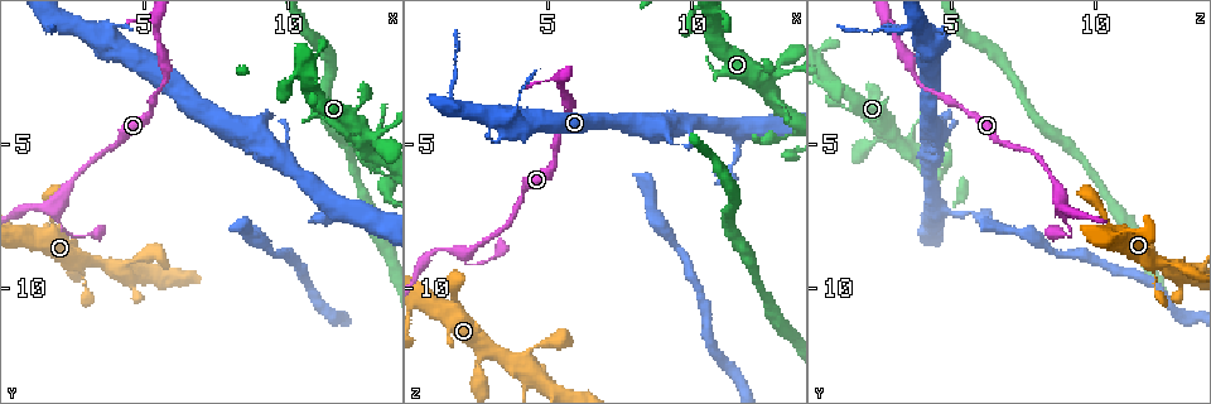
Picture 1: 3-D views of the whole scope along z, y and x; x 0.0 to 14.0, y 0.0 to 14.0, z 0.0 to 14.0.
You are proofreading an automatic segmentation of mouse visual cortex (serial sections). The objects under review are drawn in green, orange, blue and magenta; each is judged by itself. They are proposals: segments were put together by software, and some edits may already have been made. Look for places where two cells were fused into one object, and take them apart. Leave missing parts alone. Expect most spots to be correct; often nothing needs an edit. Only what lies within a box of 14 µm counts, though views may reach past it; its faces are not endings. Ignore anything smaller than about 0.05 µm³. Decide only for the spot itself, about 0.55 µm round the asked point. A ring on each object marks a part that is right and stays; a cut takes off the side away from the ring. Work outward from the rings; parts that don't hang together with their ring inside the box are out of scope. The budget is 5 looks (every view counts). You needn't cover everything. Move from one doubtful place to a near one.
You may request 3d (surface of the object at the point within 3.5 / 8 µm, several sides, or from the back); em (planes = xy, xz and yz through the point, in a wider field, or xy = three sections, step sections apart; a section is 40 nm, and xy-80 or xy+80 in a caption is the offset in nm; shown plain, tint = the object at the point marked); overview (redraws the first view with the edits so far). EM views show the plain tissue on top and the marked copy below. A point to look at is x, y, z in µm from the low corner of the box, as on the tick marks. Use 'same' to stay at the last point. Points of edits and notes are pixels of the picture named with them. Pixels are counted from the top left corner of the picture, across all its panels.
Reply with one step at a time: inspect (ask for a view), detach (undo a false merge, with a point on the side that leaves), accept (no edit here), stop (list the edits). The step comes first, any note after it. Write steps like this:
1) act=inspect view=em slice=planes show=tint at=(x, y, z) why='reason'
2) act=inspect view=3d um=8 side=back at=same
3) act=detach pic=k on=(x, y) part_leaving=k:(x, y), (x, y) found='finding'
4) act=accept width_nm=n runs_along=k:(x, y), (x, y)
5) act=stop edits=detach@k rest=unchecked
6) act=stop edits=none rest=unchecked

act=inspect view=3d um=8 side=back at=(12.8, 4.8, 2.8) why='two arms at a narrow angle'

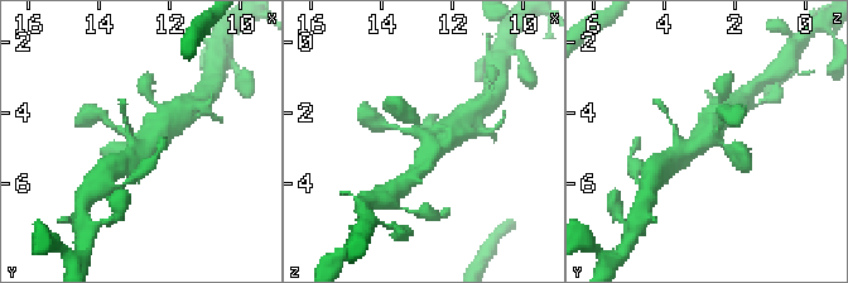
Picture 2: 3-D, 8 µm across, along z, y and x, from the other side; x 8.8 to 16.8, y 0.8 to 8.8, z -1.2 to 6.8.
act=inspect view=em slice=xy step=2 show=tint at=(12.6, 4.8, 2.9) arms=4 arm_widths_nm=200,250,450,700 why='shape alone is not enough'

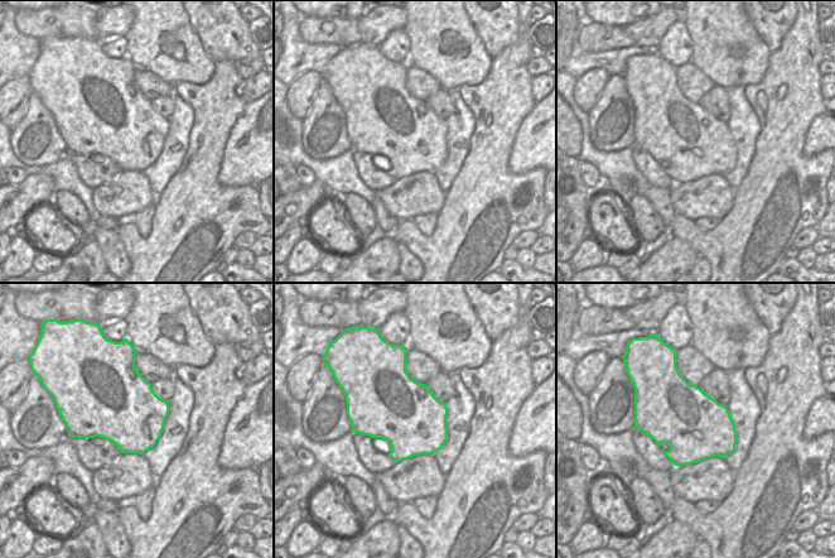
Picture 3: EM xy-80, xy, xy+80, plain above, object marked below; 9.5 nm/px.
act=accept width_nm=650 runs_along=2:(717, 113), (695, 144), (674, 156) found='all the same cell'

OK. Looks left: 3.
act=inspect view=3d um=8 at=(1.9, 7.0, 8.7) why='arms part here'

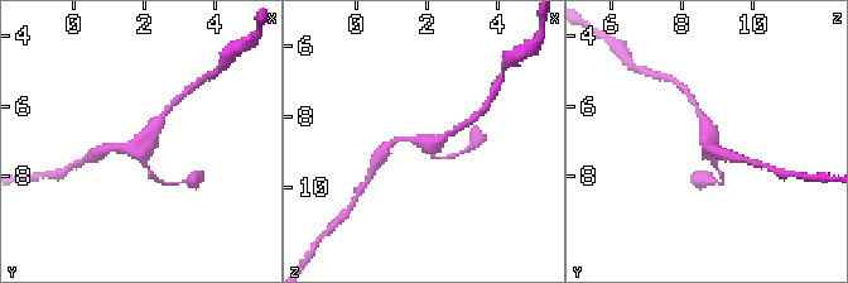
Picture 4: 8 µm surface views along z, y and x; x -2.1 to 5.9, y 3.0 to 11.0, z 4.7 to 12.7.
act=inspect view=3d um=3.5 at=(1.9, 7.1, 8.8)

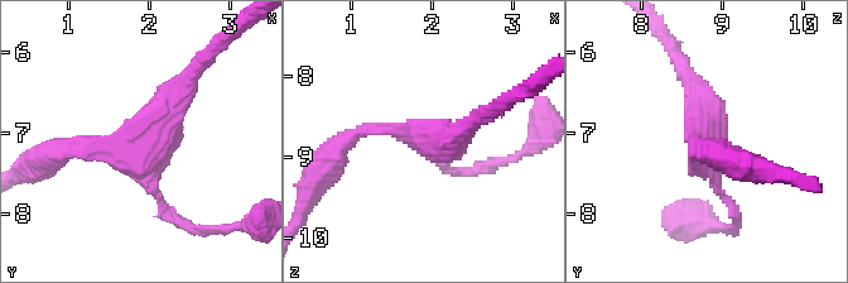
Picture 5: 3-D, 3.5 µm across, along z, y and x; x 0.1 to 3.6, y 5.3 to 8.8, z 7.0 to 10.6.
act=inspect view=em slice=xy step=5 show=tint at=(1.95, 7.10, 8.80) why='need the tissue'

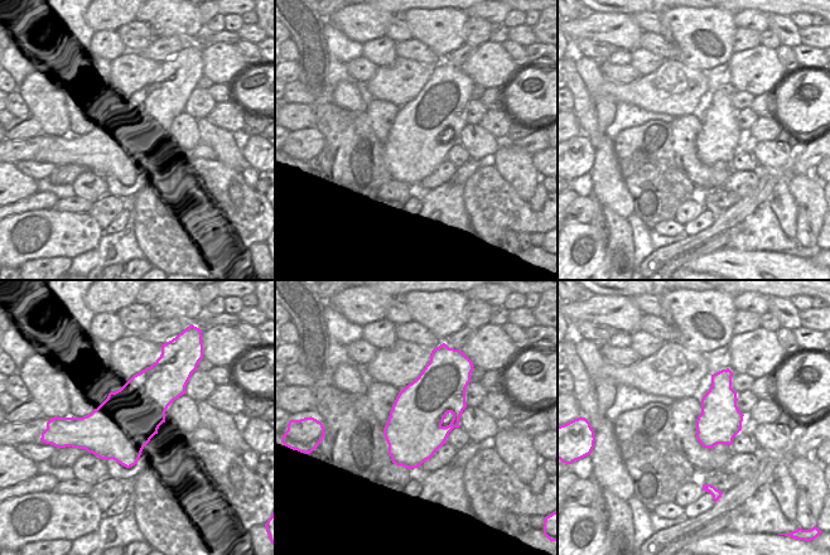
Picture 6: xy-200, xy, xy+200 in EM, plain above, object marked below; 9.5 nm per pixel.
act=accept arm_widths_nm=150,150,250 found='continuous, no second cell'

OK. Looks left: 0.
act=stop edits=none rest=unchecked

